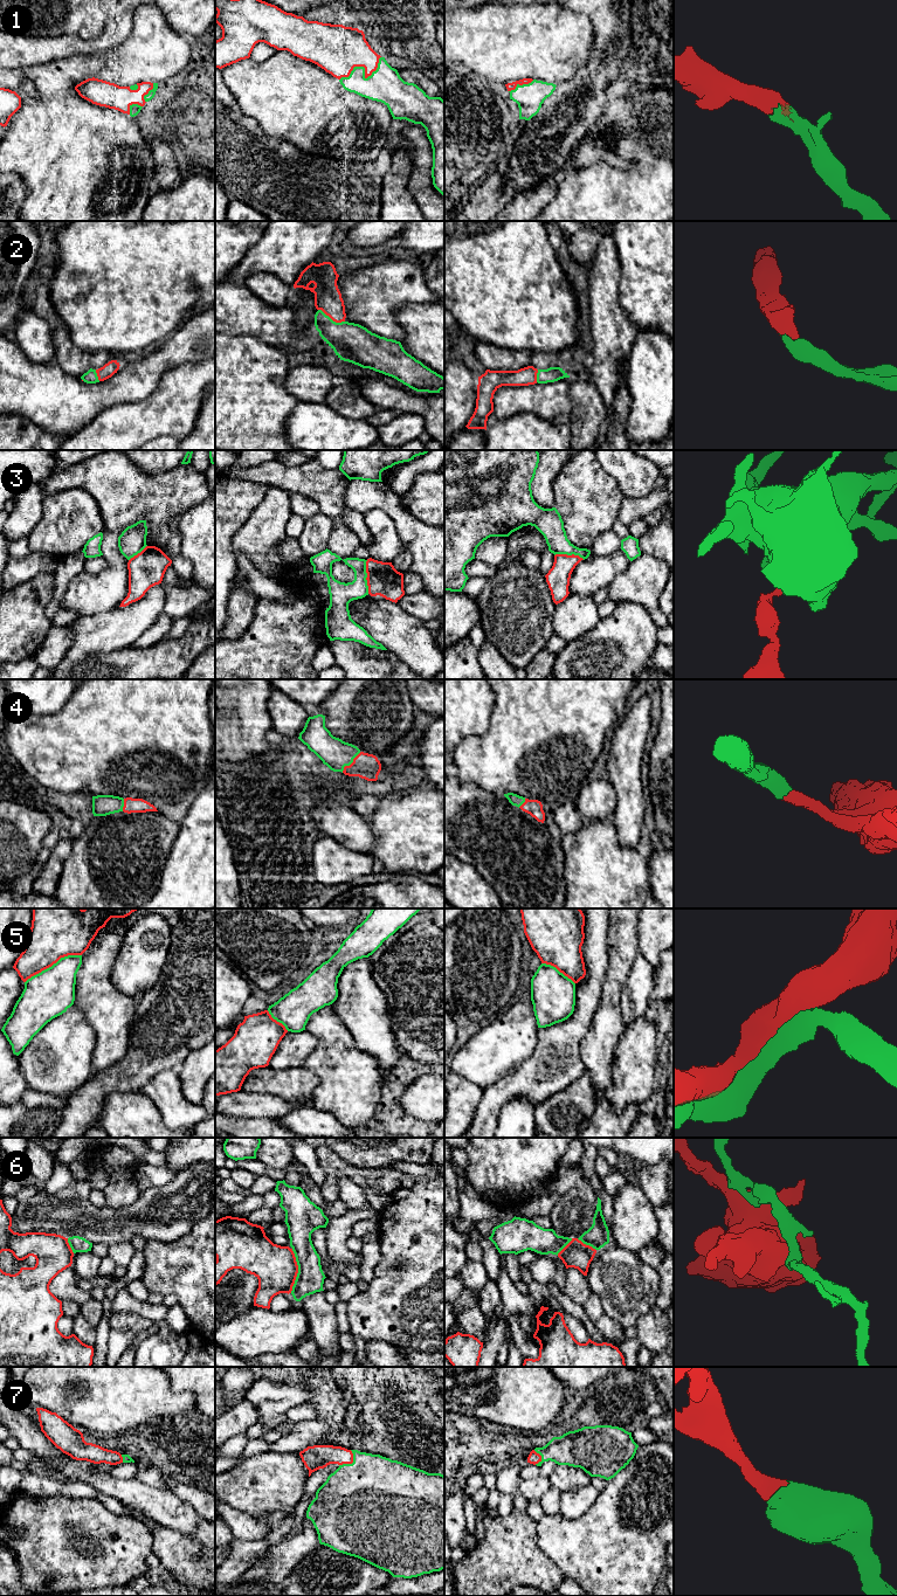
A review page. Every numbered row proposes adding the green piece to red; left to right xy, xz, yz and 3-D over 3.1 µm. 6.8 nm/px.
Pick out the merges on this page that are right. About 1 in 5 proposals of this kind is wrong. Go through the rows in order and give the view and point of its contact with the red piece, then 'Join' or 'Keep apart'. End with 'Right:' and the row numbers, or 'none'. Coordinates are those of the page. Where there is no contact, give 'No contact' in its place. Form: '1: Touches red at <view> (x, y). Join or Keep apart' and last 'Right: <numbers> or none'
1: Touches red at xz (365, 70). Join
2: Touches red at xz (331, 318). Join
3: Touches red at xz (367, 577). Keep apart
4: Touches red at xz (351, 764). Join
5: Touches red at xy (53, 964). Join
6: Touches red at xz (297, 1271). Keep apart
7: Touches red at xz (351, 1463). Join
Right: 1, 2, 4, 5, 7

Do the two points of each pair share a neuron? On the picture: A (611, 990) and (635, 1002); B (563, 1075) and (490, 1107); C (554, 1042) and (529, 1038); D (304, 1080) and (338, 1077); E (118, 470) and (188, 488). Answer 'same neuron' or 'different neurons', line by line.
A: different neurons
B: same neuron
C: different neurons
D: different neurons
E: same neuron

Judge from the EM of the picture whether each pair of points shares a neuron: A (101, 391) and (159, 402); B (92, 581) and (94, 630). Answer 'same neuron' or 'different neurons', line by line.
A: different neurons
B: different neurons

